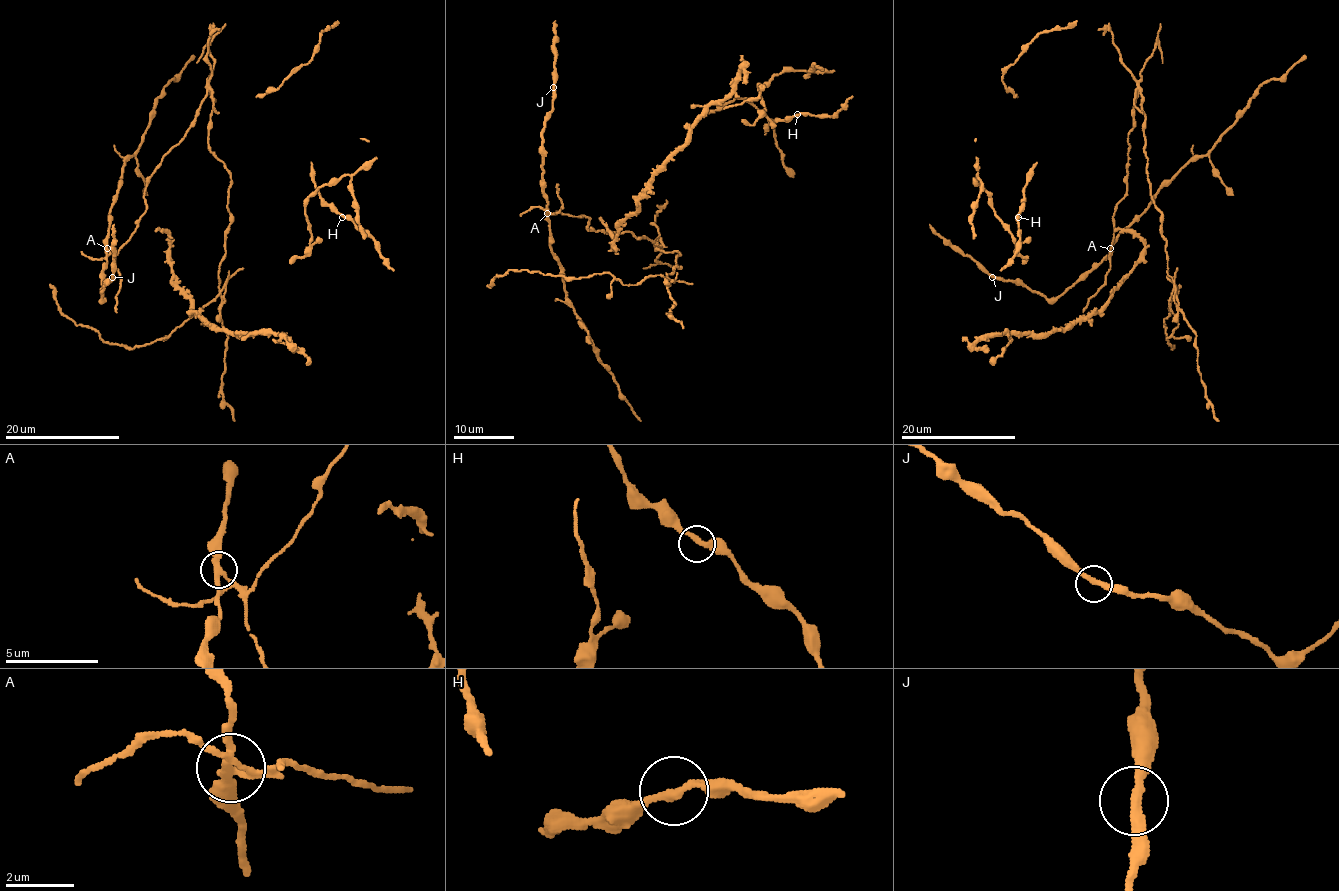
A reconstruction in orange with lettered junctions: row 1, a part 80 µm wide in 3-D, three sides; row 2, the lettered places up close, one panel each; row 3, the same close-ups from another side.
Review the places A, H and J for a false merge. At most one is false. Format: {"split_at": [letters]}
{"split_at": ["A"]}

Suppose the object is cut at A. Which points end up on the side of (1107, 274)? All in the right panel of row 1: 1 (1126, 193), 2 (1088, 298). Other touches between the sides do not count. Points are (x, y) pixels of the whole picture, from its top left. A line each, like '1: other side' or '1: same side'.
1: same side
2: same side

